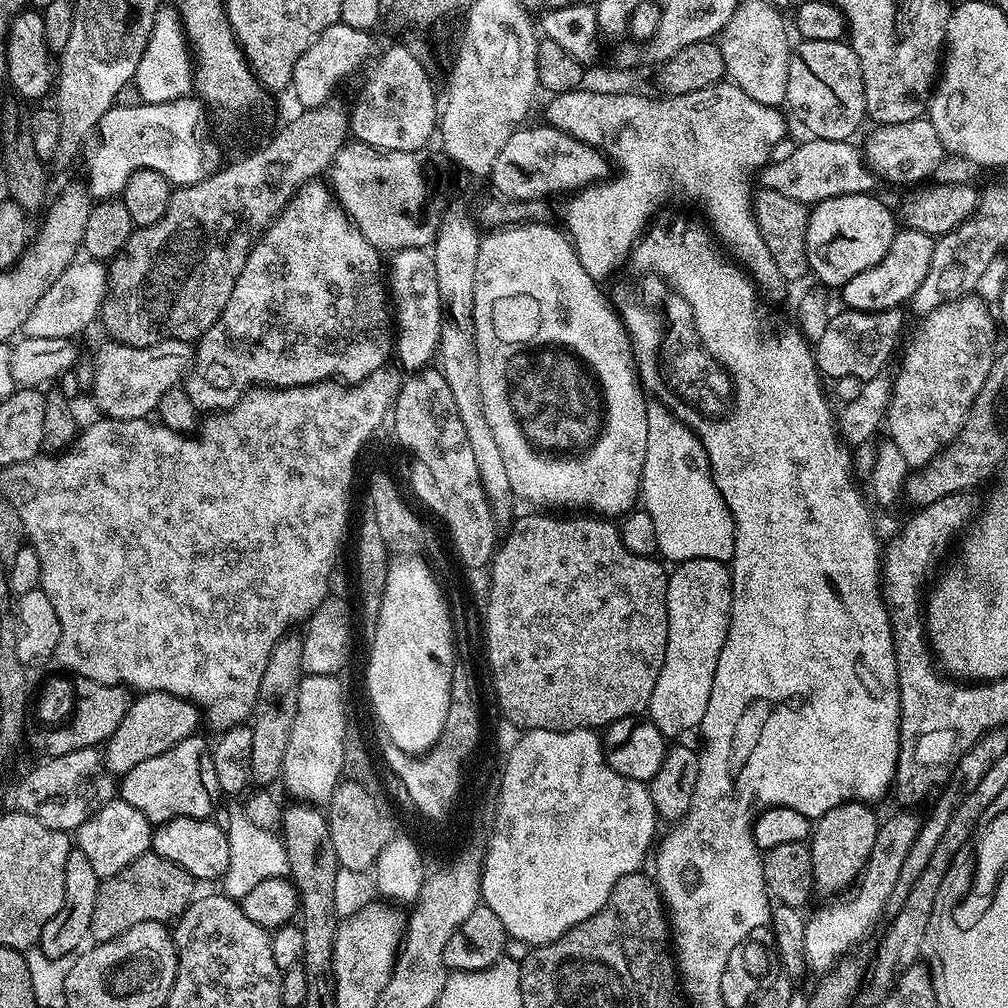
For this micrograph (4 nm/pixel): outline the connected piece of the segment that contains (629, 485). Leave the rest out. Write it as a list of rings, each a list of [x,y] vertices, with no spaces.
[[[525,222],[514,224],[489,231],[481,239],[478,250],[478,270],[474,278],[474,330],[476,331],[476,345],[478,346],[478,382],[482,382],[482,406],[486,406],[486,418],[490,422],[490,431],[494,434],[494,442],[498,442],[498,451],[502,454],[502,463],[506,466],[506,475],[510,477],[513,497],[529,500],[537,504],[540,510],[591,510],[601,518],[624,518],[633,511],[638,504],[638,493],[640,490],[640,479],[642,478],[642,466],[646,462],[646,422],[648,421],[649,401],[642,391],[642,385],[636,371],[636,361],[632,359],[632,344],[628,341],[628,331],[620,322],[612,307],[609,297],[599,288],[597,277],[586,274],[582,262],[578,262],[578,254],[572,248],[571,239],[563,231],[550,228],[546,222]]]

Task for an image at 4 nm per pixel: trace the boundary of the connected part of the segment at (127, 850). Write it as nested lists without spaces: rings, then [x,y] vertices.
[[[113,798],[107,804],[93,812],[92,817],[74,833],[75,847],[86,854],[86,862],[94,866],[94,874],[98,877],[113,876],[118,870],[126,870],[134,858],[146,854],[152,847],[153,824],[142,814],[142,810],[134,810],[125,800]]]

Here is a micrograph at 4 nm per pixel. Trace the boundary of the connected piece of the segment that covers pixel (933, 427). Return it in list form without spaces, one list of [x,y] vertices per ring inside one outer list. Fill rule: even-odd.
[[[971,295],[963,296],[960,300],[949,302],[925,315],[919,321],[920,329],[913,334],[912,341],[904,352],[900,373],[895,374],[892,381],[892,400],[886,419],[887,435],[898,446],[898,450],[902,450],[902,458],[906,458],[913,469],[919,470],[931,463],[956,439],[972,409],[974,398],[978,398],[978,390],[982,390],[992,369],[992,362],[998,355],[996,324],[992,321],[987,306],[974,299]]]

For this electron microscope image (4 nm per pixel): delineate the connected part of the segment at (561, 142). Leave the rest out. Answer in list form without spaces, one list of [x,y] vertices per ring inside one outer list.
[[[521,126],[516,129],[514,134],[510,134],[506,146],[502,146],[498,158],[494,158],[490,181],[492,180],[493,186],[496,187],[495,195],[497,197],[508,202],[543,201],[544,196],[552,196],[555,192],[572,194],[577,190],[583,190],[597,182],[604,182],[609,179],[608,168],[610,169],[610,164],[603,152],[582,143],[581,140],[575,140],[573,136],[567,136],[565,132],[560,132],[556,128],[528,127]]]

